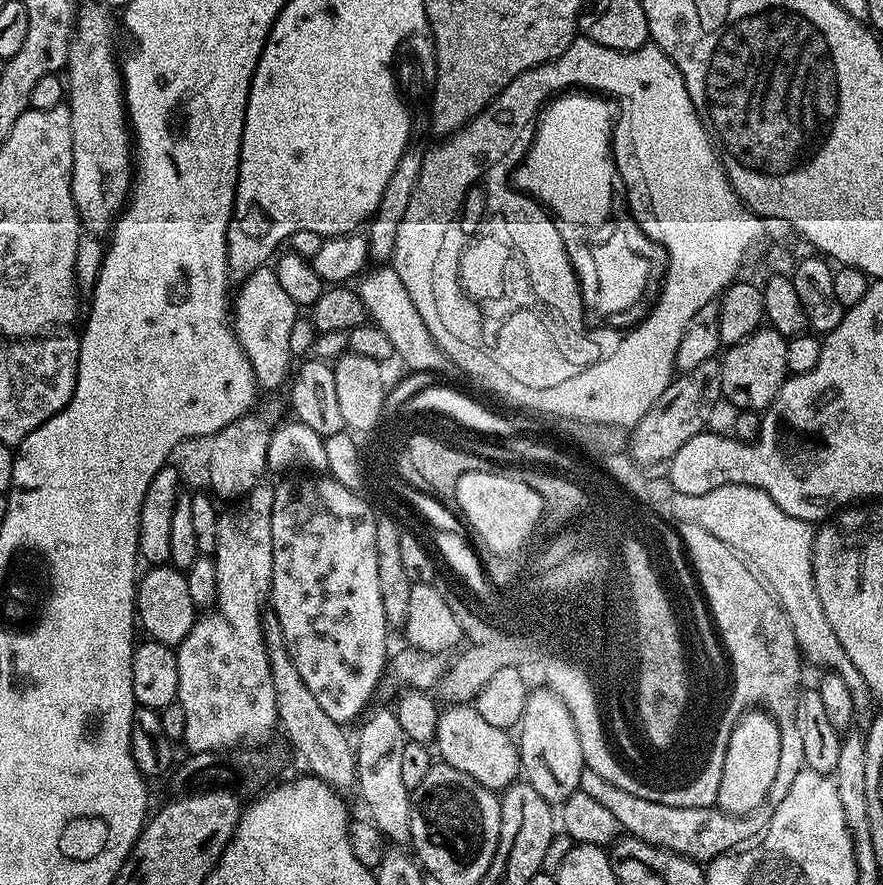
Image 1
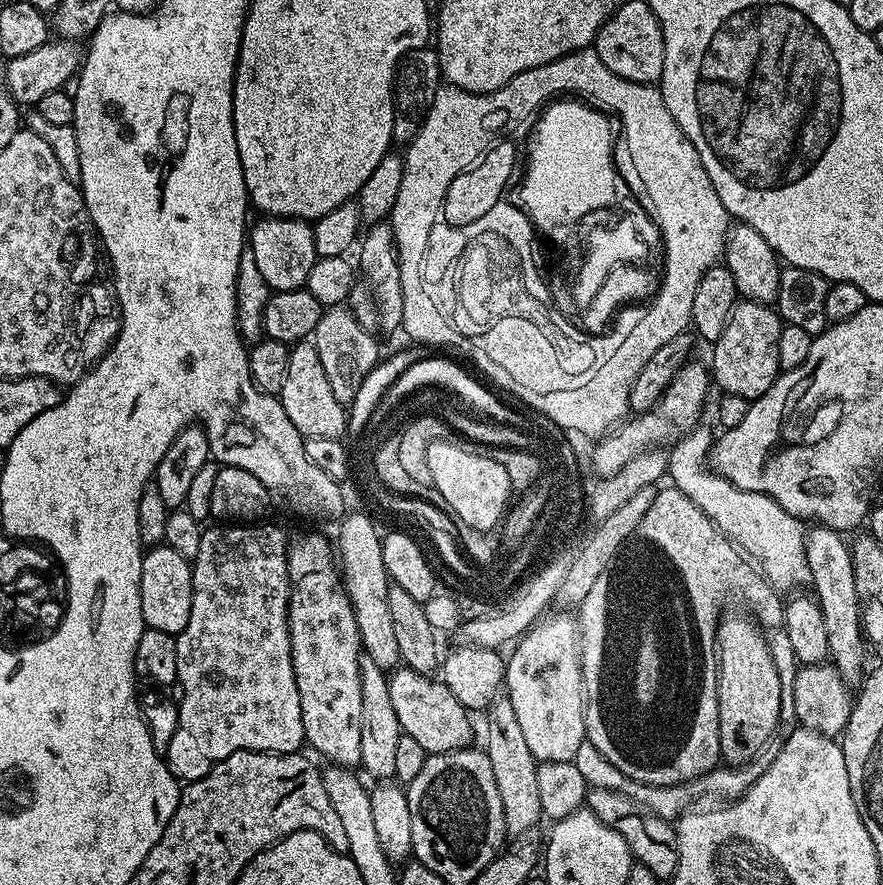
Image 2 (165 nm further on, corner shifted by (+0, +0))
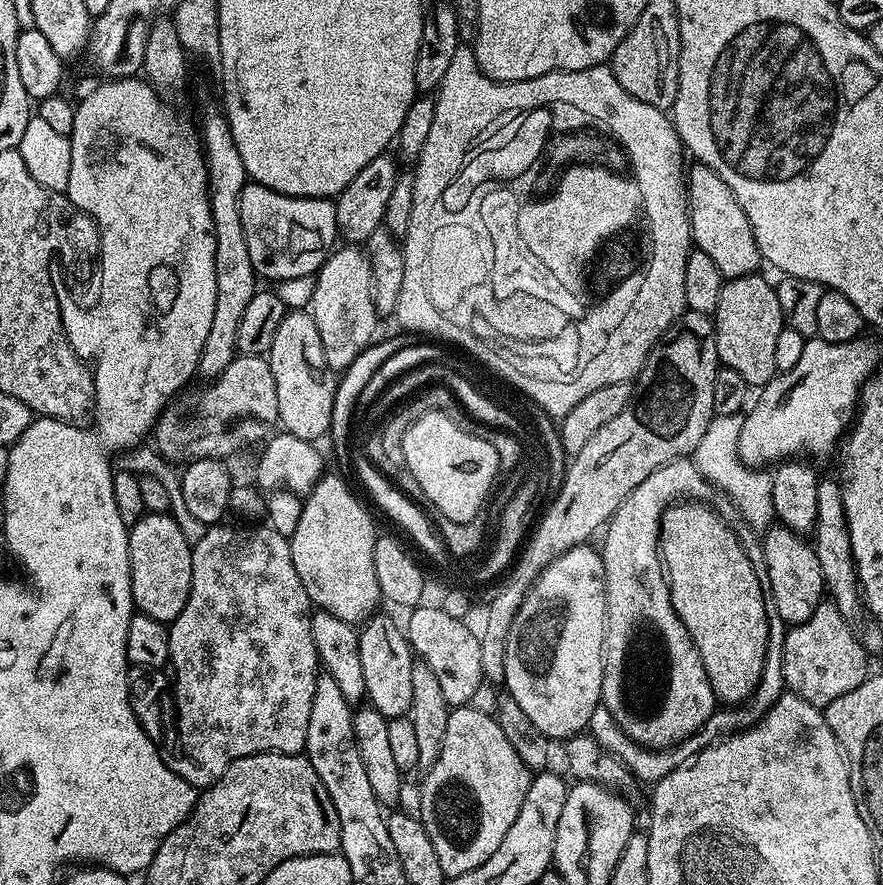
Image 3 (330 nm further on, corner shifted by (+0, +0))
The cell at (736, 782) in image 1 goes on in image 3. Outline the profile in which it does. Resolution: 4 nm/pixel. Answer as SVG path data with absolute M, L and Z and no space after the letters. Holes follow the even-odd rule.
M677 502L672 507L666 509L660 515L660 555L663 571L666 573L668 582L668 597L672 599L672 608L680 615L681 622L686 626L686 630L692 639L692 645L698 650L702 666L706 670L706 678L712 687L717 701L724 704L740 704L745 699L751 697L755 688L761 687L760 679L764 676L764 663L767 665L770 660L770 625L766 618L766 588L758 578L750 558L745 554L744 548L740 544L740 537L735 531L728 529L728 524L712 508L707 508L704 502Z

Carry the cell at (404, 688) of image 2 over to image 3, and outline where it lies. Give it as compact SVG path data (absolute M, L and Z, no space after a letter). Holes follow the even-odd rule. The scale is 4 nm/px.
M373 615L359 629L358 655L362 657L362 674L366 677L366 700L383 716L407 716L410 710L410 670L414 663L408 637L388 616Z

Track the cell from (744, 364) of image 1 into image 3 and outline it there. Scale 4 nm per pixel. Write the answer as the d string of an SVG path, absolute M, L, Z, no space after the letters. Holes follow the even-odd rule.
M760 275L725 279L714 313L716 349L721 365L740 374L749 386L763 386L777 375L774 350L778 346L778 334L785 328L773 281Z

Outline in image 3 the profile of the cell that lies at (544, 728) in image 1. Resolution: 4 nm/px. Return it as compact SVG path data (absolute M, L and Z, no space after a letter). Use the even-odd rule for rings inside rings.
M591 543L574 546L570 550L566 550L566 554L562 554L554 562L550 562L550 566L546 566L546 570L542 570L542 574L534 582L532 591L524 599L518 614L514 618L514 626L510 626L510 638L506 638L506 666L504 667L503 687L506 689L507 695L512 696L514 702L518 702L518 706L522 706L522 711L530 718L530 722L534 722L536 729L552 742L556 742L556 740L557 742L563 742L570 736L581 735L588 727L590 714L594 714L594 710L601 707L602 704L600 699L602 694L602 674L604 673L602 650L604 649L604 631L608 625L608 615L606 614L604 563L599 551L592 547Z

